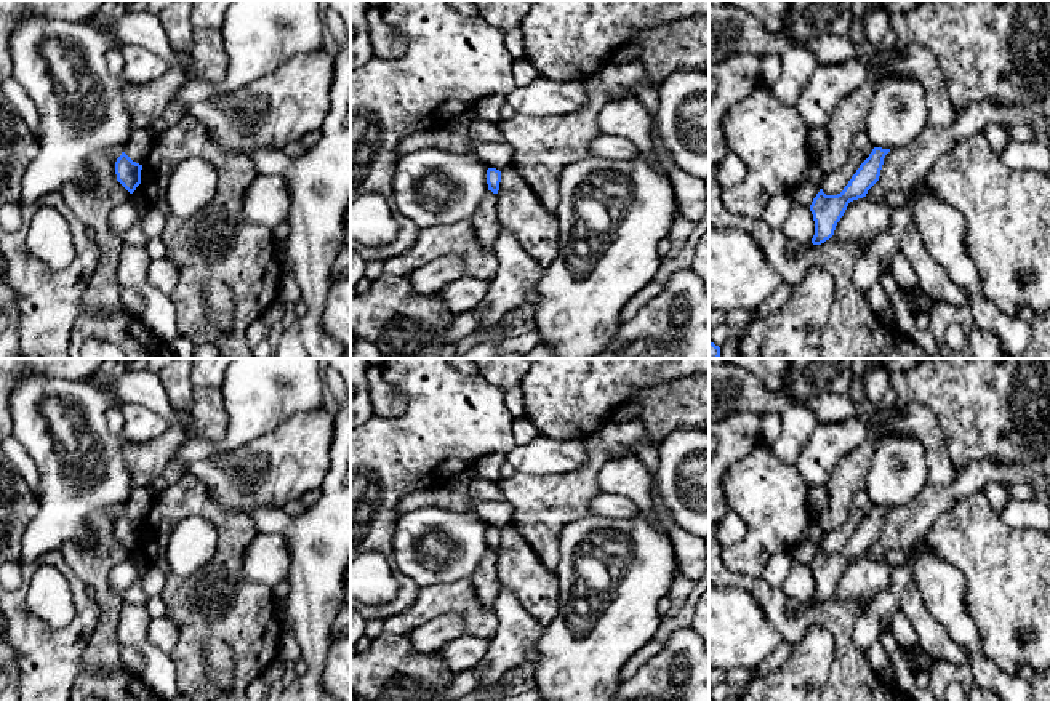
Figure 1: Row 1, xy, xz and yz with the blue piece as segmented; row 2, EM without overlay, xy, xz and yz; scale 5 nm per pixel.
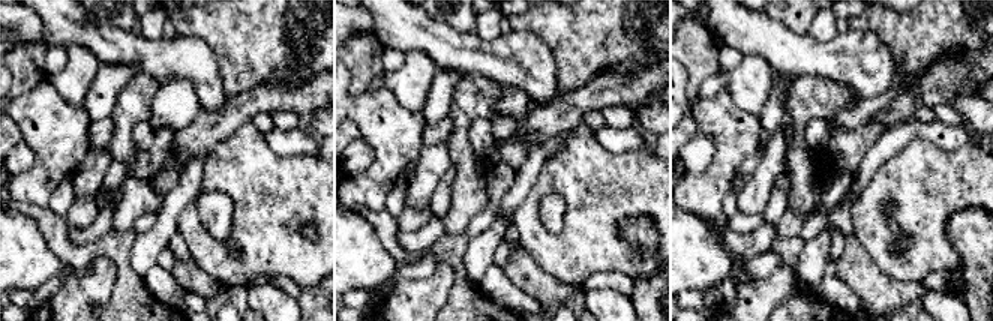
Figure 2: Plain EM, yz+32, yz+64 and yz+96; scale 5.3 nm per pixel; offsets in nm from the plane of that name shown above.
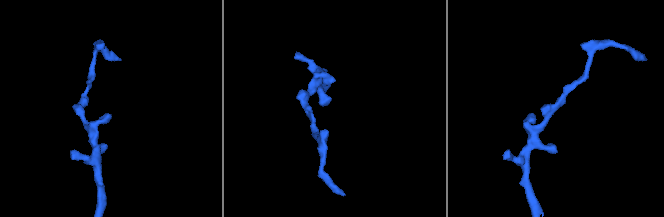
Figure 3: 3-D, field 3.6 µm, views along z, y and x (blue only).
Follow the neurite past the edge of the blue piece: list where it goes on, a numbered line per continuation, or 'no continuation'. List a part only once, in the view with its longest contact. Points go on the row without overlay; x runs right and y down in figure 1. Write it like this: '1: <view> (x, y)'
no continuation

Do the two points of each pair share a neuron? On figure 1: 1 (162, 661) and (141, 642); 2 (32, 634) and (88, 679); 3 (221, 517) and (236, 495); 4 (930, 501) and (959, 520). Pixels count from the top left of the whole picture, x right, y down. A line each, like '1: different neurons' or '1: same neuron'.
1: same neuron
2: different neurons
3: different neurons
4: different neurons

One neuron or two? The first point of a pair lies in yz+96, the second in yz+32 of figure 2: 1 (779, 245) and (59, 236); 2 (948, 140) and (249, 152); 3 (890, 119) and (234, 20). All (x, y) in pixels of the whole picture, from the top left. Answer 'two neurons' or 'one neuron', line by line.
1: one neuron
2: two neurons
3: two neurons

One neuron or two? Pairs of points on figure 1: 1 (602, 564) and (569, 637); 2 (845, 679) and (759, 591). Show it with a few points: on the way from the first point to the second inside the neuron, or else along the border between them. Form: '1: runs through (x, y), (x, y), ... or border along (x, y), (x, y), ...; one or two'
1: runs through (602, 581), (602, 604), (586, 620); one
2: runs through (844, 647), (842, 636), (825, 618), (791, 620); one

